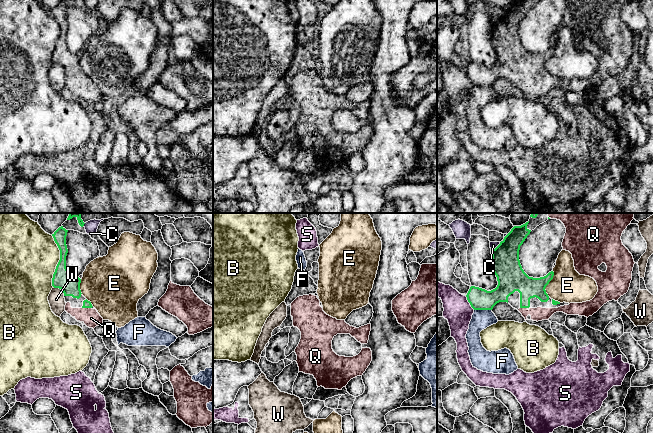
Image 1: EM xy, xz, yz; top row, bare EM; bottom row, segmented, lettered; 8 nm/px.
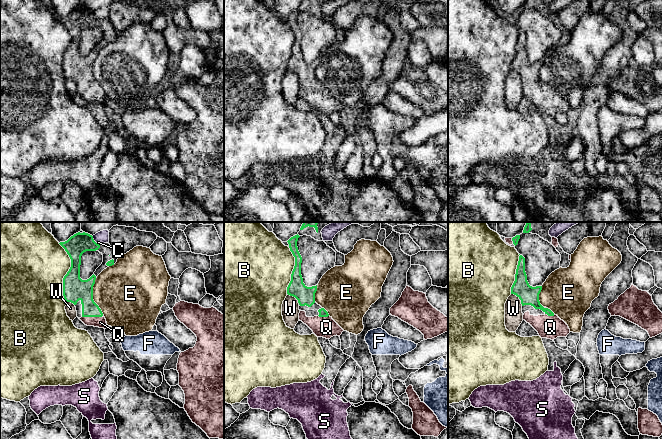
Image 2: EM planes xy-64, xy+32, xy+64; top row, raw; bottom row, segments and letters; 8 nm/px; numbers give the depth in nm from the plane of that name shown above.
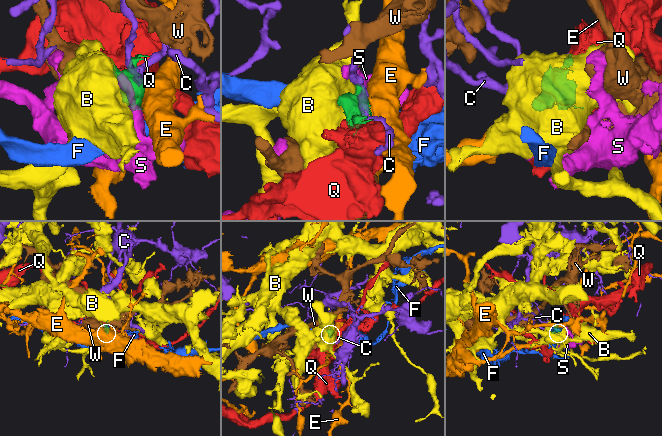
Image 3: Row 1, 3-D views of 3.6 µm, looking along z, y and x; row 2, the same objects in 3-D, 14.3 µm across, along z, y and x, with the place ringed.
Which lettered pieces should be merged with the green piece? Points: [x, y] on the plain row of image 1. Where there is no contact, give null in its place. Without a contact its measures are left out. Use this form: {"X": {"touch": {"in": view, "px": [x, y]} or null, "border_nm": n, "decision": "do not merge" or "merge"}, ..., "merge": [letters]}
{"B": {"touch": {"in": "xy", "px": [59, 37]}, "border_nm": 420, "decision": "do not merge"}, "C": {"touch": {"in": "yz", "px": [496, 23]}, "border_nm": 100, "decision": "do not merge"}, "E": {"touch": {"in": "yz", "px": [548, 59]}, "border_nm": 220, "decision": "do not merge"}, "F": {"touch": {"in": "yz", "px": [483, 85]}, "border_nm": 140, "decision": "do not merge"}, "Q": {"touch": {"in": "xy", "px": [87, 83]}, "border_nm": 80, "decision": "merge"}, "S": {"touch": {"in": "yz", "px": [469, 78]}, "border_nm": 130, "decision": "do not merge"}, "W": {"touch": {"in": "xy", "px": [60, 64]}, "border_nm": 120, "decision": "do not merge"}, "merge": ["Q"]}

